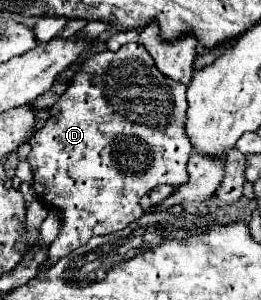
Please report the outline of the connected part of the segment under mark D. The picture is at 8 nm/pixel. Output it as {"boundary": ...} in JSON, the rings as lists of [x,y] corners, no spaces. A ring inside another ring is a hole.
{"boundary":[[[127,43],[117,53],[101,51],[91,55],[71,79],[65,93],[49,111],[45,125],[29,139],[29,163],[33,167],[33,189],[39,201],[61,211],[63,223],[57,239],[49,247],[49,265],[85,245],[95,235],[121,231],[143,215],[139,199],[161,183],[179,187],[187,183],[185,165],[193,145],[185,135],[187,99],[181,83],[167,79],[147,55],[141,43]]]}

